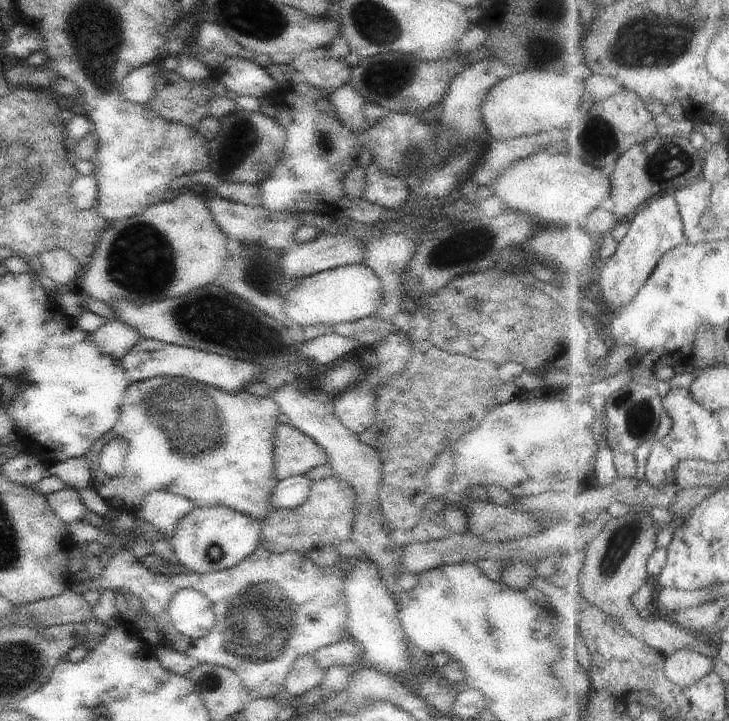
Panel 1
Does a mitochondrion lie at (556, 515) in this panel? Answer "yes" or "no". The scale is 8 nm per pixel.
no

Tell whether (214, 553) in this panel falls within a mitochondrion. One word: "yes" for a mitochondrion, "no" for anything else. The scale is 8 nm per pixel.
yes

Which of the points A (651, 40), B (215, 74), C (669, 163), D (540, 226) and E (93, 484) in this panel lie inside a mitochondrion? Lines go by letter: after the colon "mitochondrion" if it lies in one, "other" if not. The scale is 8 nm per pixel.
A: mitochondrion
B: other
C: mitochondrion
D: other
E: other

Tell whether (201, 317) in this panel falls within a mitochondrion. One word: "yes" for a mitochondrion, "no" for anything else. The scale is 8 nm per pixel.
yes

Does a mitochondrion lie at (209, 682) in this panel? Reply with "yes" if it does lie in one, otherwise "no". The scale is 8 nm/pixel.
yes

